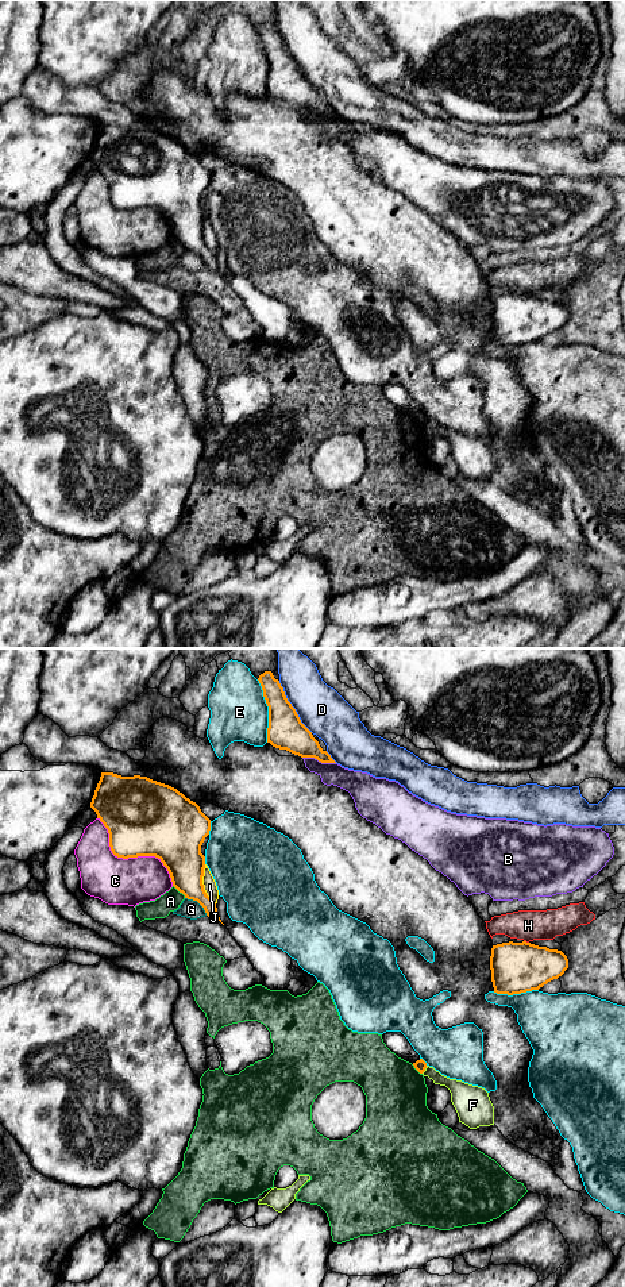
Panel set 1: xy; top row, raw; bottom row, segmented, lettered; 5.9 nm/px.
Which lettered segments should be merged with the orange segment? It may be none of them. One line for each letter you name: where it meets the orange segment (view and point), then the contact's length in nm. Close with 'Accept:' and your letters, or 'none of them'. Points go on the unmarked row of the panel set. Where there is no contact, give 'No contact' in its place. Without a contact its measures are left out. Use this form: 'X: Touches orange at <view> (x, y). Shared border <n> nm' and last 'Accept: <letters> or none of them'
Accept: none of them

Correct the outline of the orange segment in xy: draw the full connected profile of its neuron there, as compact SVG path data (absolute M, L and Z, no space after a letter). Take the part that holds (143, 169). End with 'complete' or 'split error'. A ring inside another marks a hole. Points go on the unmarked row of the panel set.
M101 124L90 159L109 185L109 199L115 208L128 211L155 208L167 220L173 238L188 251L197 253L212 271L220 273L216 255L202 236L205 208L201 197L211 182L211 172L200 158L177 140L147 128L121 128Z; complete

